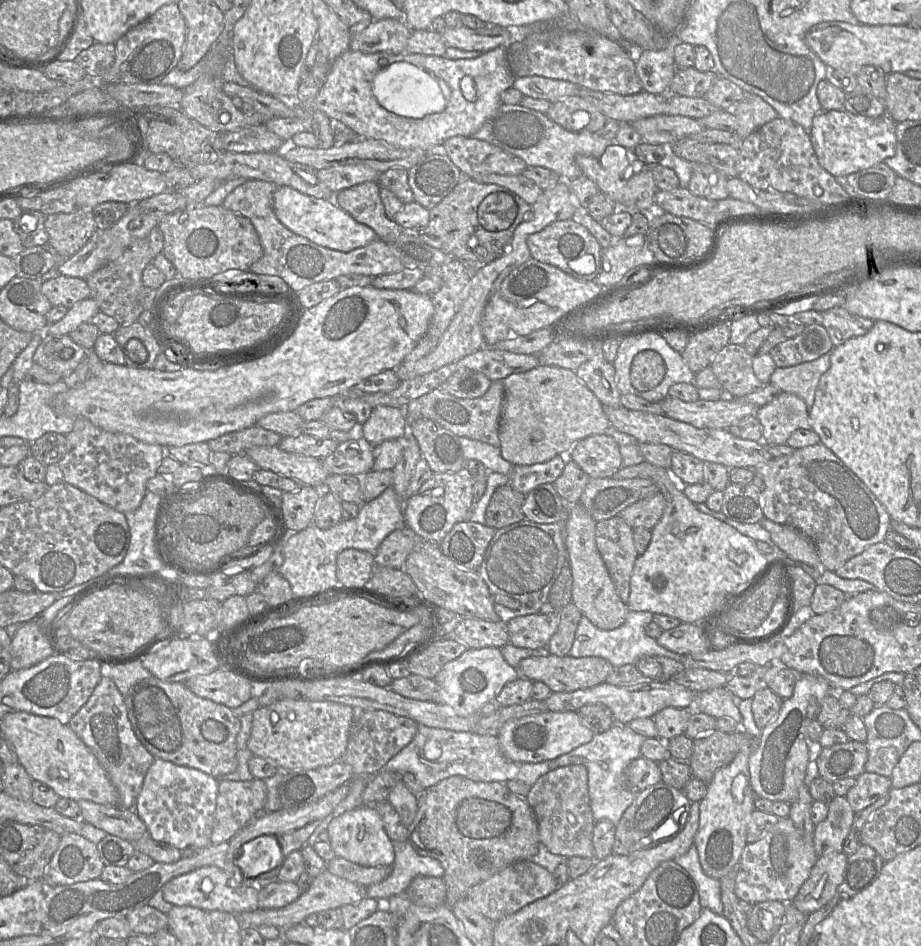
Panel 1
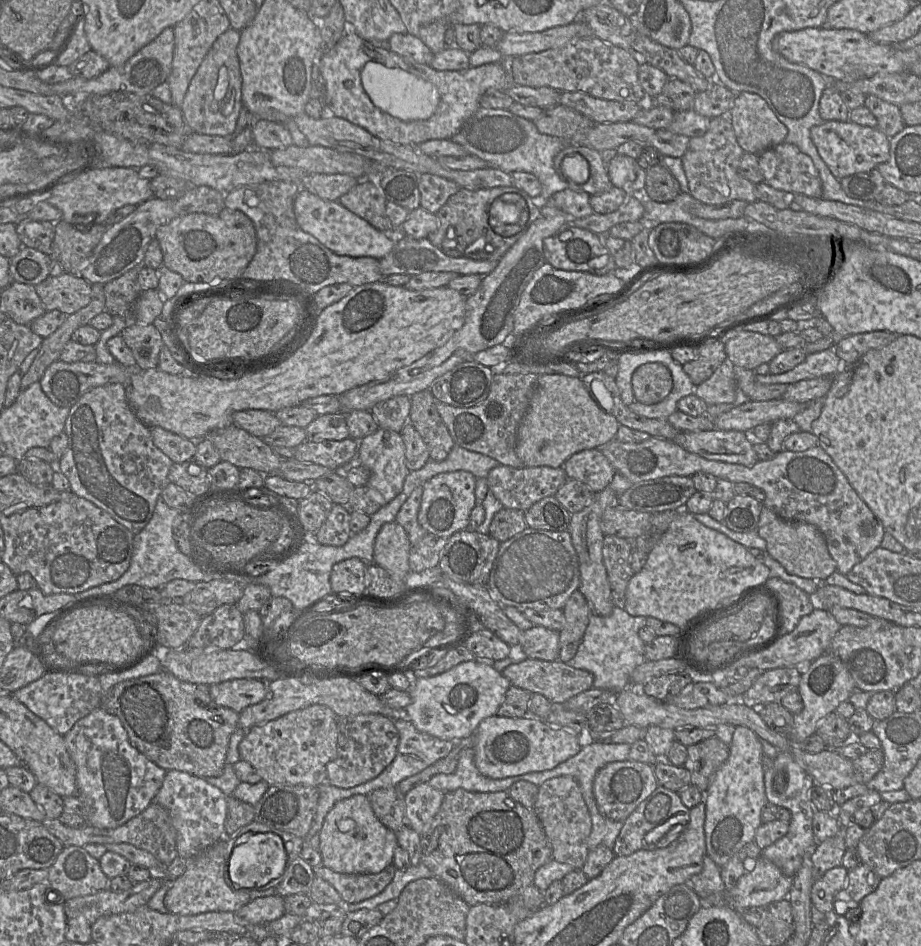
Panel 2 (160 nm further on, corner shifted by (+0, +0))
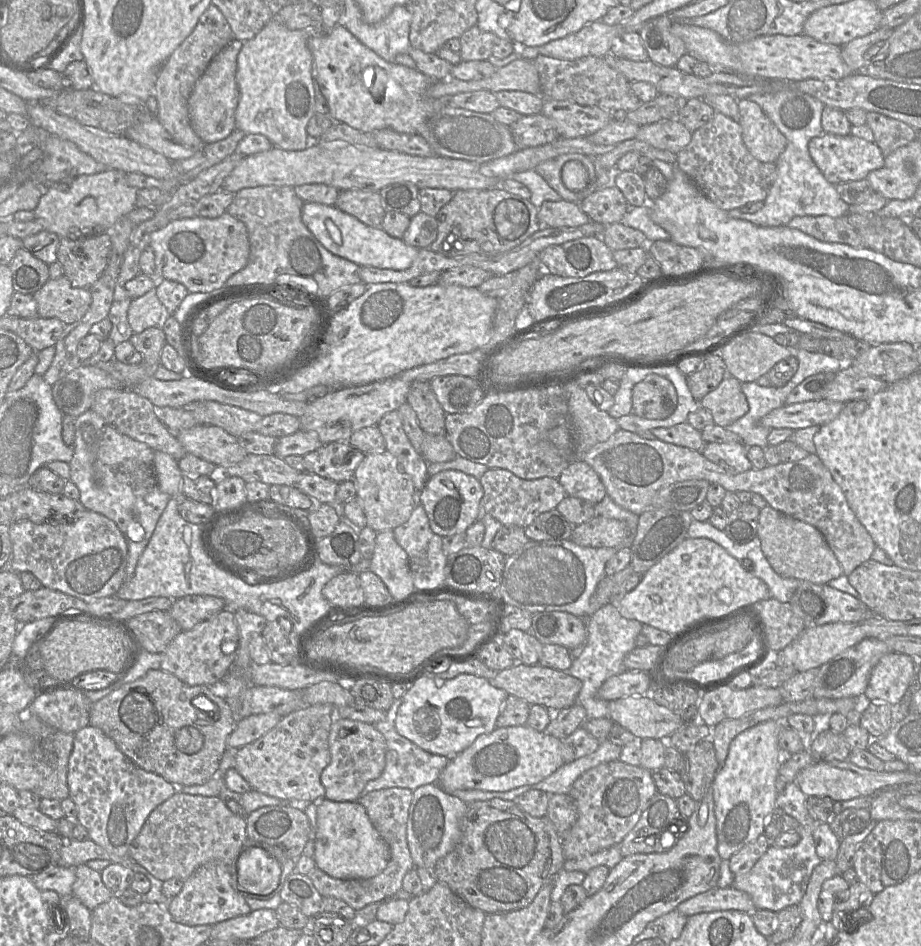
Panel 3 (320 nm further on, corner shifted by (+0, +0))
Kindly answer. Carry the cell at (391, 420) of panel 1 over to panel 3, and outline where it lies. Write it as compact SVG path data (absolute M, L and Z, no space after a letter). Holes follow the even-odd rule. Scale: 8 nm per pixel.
M385 450L383 453L365 454L363 461L354 471L352 480L368 527L376 532L394 530L409 520L416 506L418 492L412 478L399 470L399 462L390 452Z

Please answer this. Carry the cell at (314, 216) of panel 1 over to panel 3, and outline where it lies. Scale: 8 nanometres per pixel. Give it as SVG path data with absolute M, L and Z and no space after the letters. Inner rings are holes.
M305 202L302 207L302 221L328 251L361 267L406 270L419 253L418 248L408 245L403 239L390 236L382 227L368 226L335 205Z

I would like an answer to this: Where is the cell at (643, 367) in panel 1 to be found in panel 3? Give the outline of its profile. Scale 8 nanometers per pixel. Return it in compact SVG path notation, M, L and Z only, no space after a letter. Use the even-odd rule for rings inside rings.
M649 374L632 389L631 413L644 419L662 420L673 414L677 393L671 381Z

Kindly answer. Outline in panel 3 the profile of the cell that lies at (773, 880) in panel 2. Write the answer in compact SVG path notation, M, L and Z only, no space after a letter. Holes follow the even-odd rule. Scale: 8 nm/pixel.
M734 887L713 888L680 903L676 910L687 917L699 913L737 910L751 914L755 908L751 897Z

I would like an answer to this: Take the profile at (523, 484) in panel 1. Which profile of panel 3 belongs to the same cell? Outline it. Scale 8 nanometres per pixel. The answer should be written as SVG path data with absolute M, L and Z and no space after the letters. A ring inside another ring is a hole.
M502 468L488 469L480 478L480 482L484 490L480 505L484 505L485 512L505 526L526 528L541 513L557 508L567 496L565 489L556 478L525 480Z

